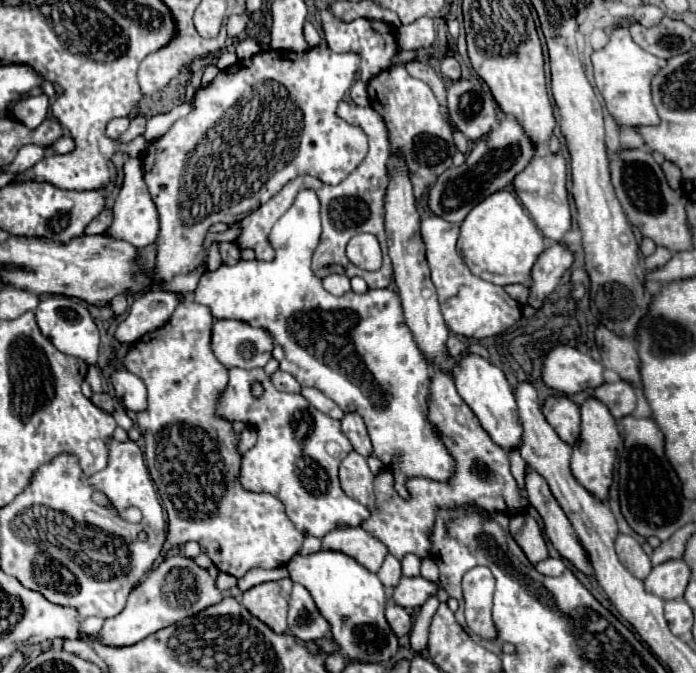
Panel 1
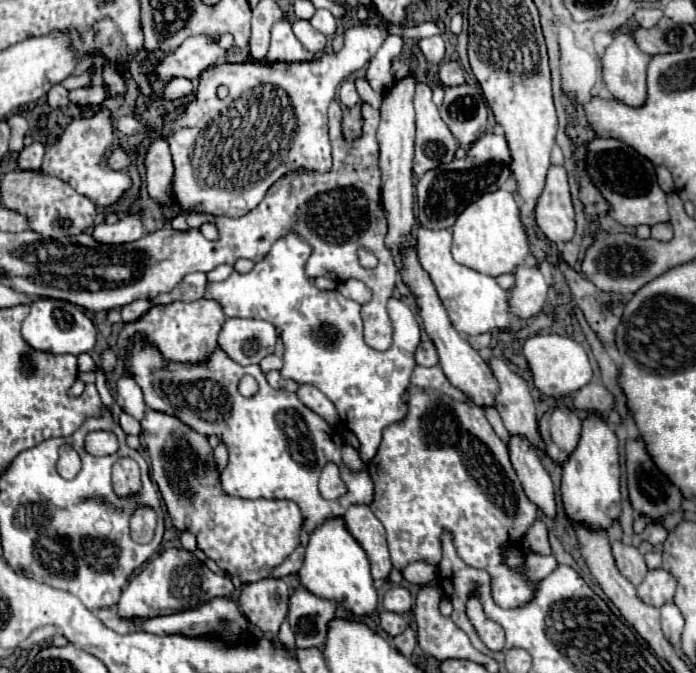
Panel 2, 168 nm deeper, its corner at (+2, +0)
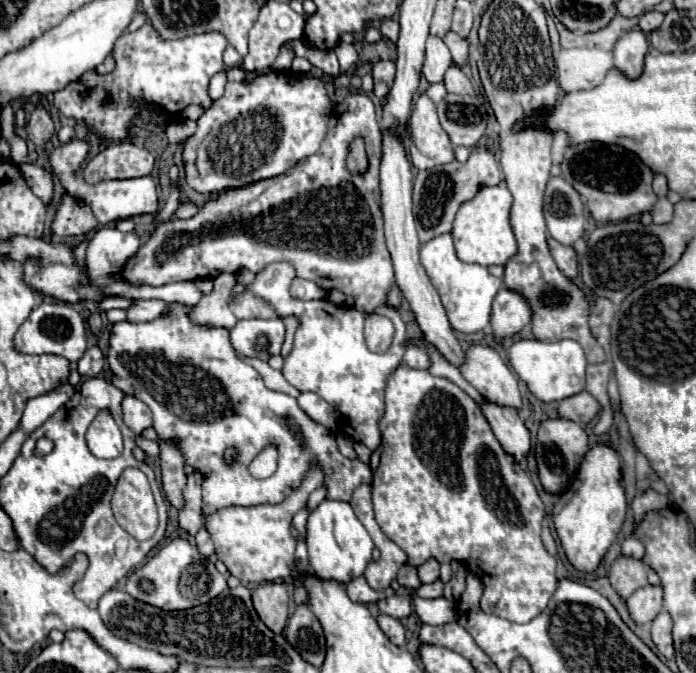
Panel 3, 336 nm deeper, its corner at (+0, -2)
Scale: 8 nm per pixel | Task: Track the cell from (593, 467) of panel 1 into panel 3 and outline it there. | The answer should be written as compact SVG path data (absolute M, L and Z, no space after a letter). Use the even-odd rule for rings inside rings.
M596 444L590 448L590 452L586 452L578 468L578 476L574 476L570 488L562 492L554 504L554 528L568 560L578 570L596 570L622 528L626 516L626 498L620 480L622 474L618 452L608 444Z

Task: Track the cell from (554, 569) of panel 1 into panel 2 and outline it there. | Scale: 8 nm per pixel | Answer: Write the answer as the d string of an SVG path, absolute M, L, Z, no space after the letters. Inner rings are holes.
M416 366L410 376L410 386L406 390L406 416L384 428L380 458L376 456L368 462L368 472L374 480L374 500L370 510L382 522L392 554L392 564L396 570L406 568L410 562L424 560L428 564L438 564L442 560L442 540L440 536L448 532L456 546L458 556L474 568L482 568L492 578L492 598L500 608L520 608L532 602L536 586L544 580L556 566L556 558L526 552L524 564L516 570L504 562L506 548L522 546L518 540L518 528L530 528L536 520L538 506L528 500L522 490L520 480L508 458L506 444L496 436L484 410L476 406L462 390L450 386L440 366Z

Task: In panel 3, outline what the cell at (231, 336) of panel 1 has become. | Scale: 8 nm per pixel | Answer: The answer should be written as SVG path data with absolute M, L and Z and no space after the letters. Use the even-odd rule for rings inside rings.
M280 318L238 320L238 324L230 330L230 342L240 356L268 360L272 354L280 354L284 342L284 322Z

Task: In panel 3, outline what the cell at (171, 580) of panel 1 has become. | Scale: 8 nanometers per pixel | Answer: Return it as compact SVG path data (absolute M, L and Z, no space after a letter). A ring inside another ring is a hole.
M176 538L168 546L164 546L154 558L150 558L142 568L132 572L124 590L140 602L172 612L210 602L222 590L226 590L226 578L214 568L208 558L202 558L188 540Z

